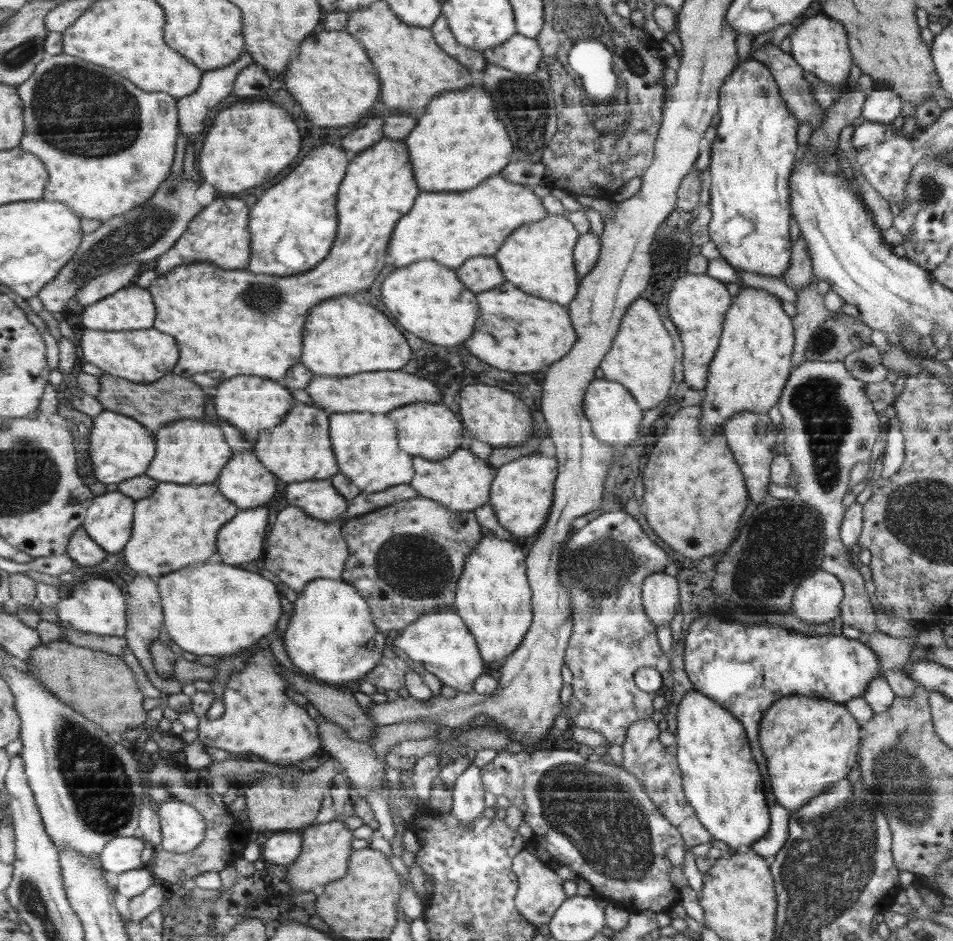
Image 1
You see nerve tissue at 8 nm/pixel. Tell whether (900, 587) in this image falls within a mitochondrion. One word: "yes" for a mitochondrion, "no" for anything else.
no

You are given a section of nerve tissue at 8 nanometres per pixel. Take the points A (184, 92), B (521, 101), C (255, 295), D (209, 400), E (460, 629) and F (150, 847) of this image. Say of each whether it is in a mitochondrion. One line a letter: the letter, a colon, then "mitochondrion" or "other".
A: other
B: mitochondrion
C: mitochondrion
D: other
E: other
F: other

